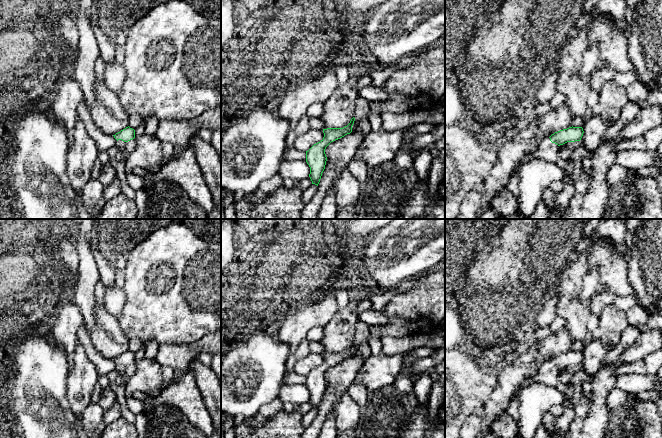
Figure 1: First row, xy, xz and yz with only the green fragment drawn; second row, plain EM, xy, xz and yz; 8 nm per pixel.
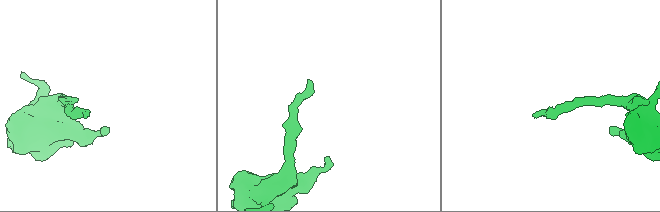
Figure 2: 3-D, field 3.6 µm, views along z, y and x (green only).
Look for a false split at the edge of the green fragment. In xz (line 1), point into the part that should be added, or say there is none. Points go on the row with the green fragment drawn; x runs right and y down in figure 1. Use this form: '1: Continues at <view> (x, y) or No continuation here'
1: No continuation here

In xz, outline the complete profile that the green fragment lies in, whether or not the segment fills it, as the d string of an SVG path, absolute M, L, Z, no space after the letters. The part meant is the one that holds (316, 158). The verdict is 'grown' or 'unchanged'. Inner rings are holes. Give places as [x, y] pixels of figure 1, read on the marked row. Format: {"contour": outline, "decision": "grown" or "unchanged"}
{"contour": "M353 117L350 123L343 128L327 128L323 129L323 139L314 144L308 151L306 151L306 162L310 167L309 177L312 184L318 186L322 173L325 169L327 157L325 154L326 147L333 141L344 137L352 132L352 126L355 118Z", "decision": "unchanged"}

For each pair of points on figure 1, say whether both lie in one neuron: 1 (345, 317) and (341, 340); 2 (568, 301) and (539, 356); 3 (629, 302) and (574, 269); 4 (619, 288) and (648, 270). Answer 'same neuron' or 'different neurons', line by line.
1: same neuron
2: different neurons
3: different neurons
4: different neurons

